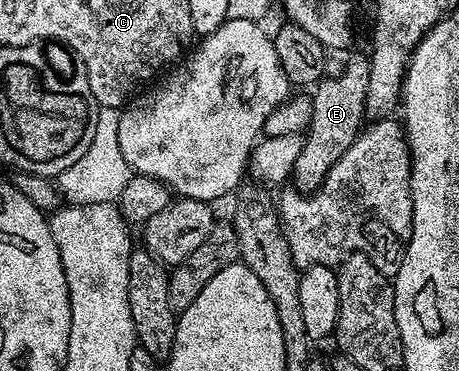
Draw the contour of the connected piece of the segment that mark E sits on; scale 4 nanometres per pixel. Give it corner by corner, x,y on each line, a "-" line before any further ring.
366,54
346,56
347,64
340,75
324,77
314,84
311,104
313,117
305,132
303,148
291,170
291,179
296,191
310,193
325,181
329,169
337,165
337,157
345,154
345,149
353,145
365,126
367,115
367,94
369,93
369,69
371,60

